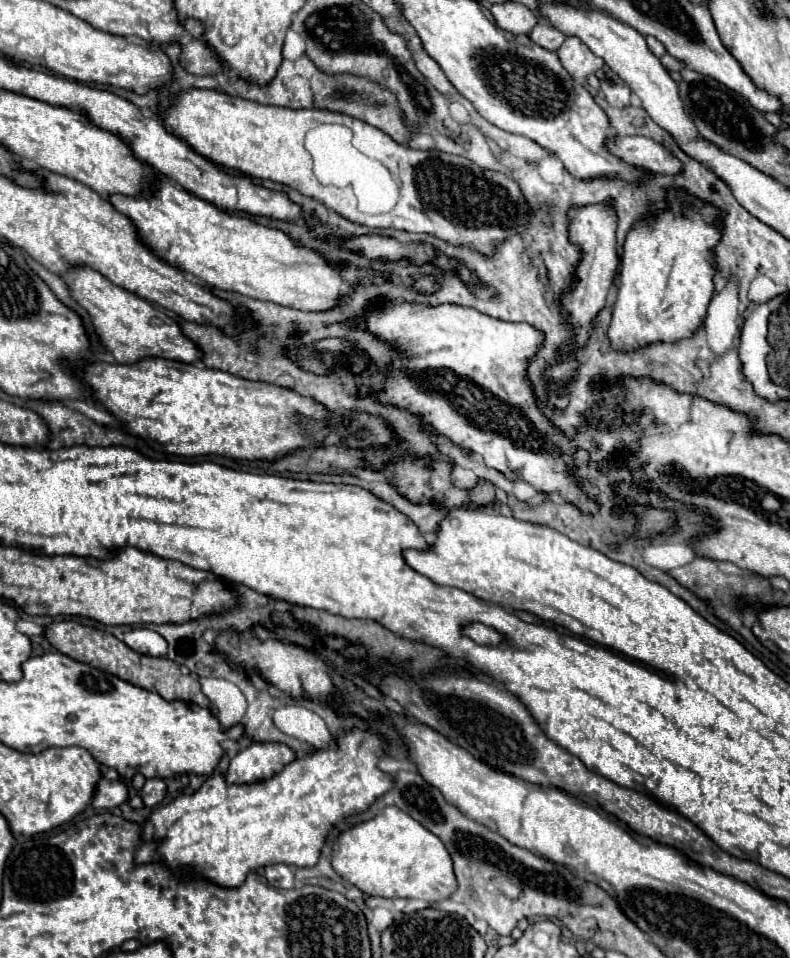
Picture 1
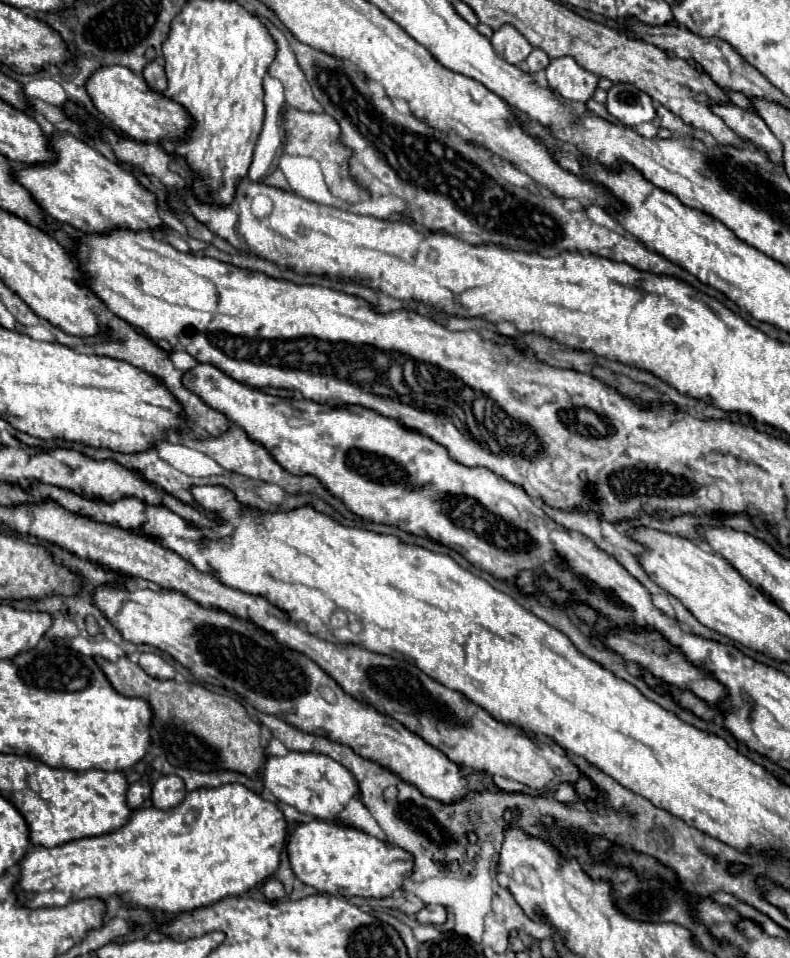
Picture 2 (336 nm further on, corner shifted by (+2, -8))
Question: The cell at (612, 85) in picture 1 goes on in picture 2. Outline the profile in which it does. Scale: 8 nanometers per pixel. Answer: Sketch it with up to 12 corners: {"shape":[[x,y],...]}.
{"shape":[[628,82],[612,84],[606,108],[626,126],[652,122],[650,96]]}

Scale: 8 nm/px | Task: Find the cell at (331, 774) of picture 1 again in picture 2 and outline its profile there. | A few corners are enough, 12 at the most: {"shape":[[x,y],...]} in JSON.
{"shape":[[242,784],[134,810],[20,862],[28,908],[118,894],[178,914],[280,866]]}

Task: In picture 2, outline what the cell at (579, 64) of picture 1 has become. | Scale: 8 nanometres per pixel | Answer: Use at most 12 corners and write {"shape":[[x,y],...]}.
{"shape":[[572,56],[550,60],[546,78],[568,100],[590,100],[598,76]]}

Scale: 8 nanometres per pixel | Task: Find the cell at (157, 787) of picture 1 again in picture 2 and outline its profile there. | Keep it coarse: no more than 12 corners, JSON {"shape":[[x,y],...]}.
{"shape":[[162,776],[152,788],[152,804],[168,810],[186,788],[180,776]]}

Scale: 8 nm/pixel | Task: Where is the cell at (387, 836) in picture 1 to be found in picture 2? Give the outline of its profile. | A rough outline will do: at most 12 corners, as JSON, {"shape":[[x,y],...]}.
{"shape":[[300,824],[294,874],[332,896],[388,898],[414,856],[358,828]]}

